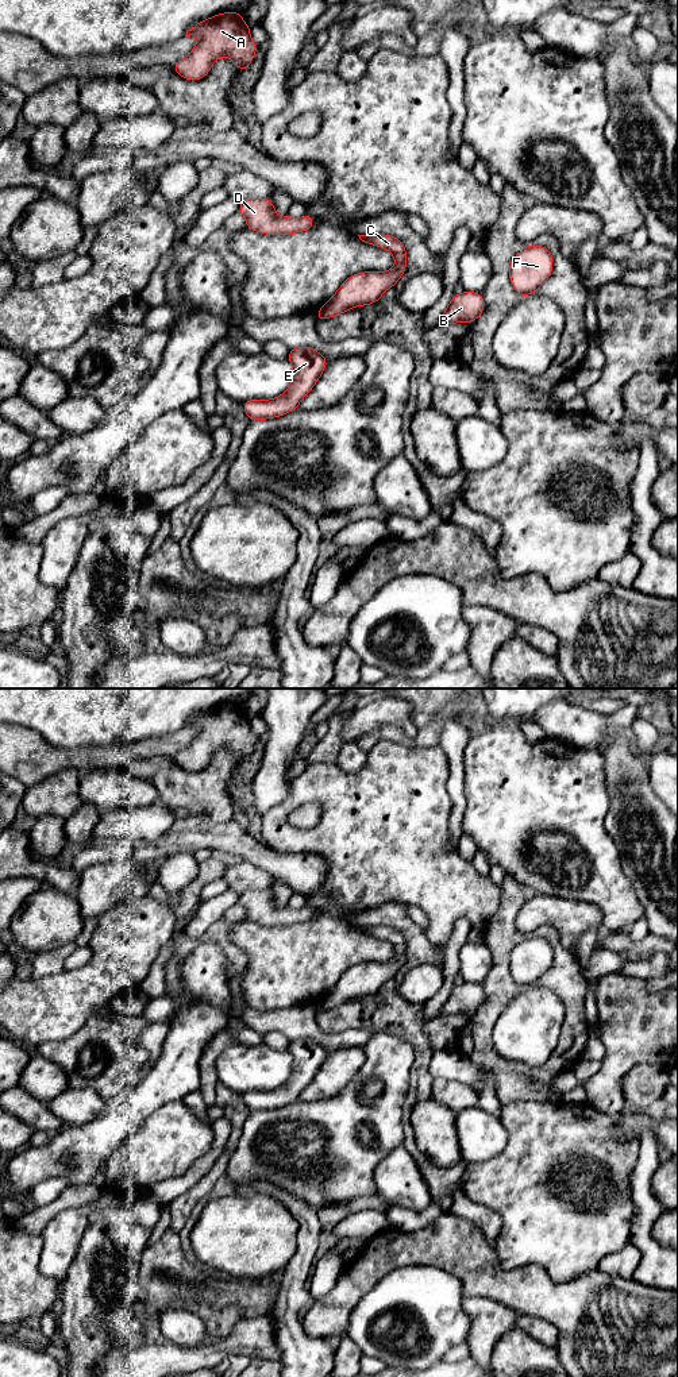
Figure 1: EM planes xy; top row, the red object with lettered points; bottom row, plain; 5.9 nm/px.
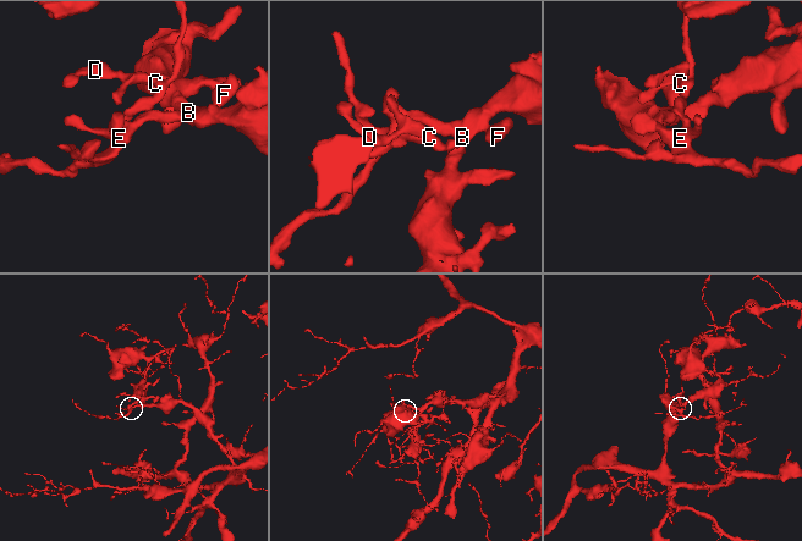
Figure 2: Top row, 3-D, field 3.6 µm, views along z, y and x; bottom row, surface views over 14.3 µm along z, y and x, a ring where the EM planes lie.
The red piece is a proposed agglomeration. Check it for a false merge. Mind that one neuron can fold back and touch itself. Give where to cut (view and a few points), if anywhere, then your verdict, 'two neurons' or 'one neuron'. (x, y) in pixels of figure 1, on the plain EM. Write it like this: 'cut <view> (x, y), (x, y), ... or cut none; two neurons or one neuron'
cut xy (318, 1003), (326, 1009); two neurons

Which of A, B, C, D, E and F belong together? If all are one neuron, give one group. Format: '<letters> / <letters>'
A C D / B E F

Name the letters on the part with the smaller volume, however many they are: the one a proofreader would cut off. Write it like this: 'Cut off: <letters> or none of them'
Cut off: A, C, D

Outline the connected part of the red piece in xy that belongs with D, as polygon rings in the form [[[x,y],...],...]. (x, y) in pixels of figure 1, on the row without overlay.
[[[251,890],[239,895],[238,903],[246,909],[247,921],[265,926],[289,926],[309,922],[315,913],[311,906],[293,910],[288,906],[277,907],[273,891]]]

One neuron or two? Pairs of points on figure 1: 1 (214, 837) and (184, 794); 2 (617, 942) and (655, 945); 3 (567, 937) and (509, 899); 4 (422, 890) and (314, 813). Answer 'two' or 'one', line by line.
1: two
2: one
3: two
4: two

